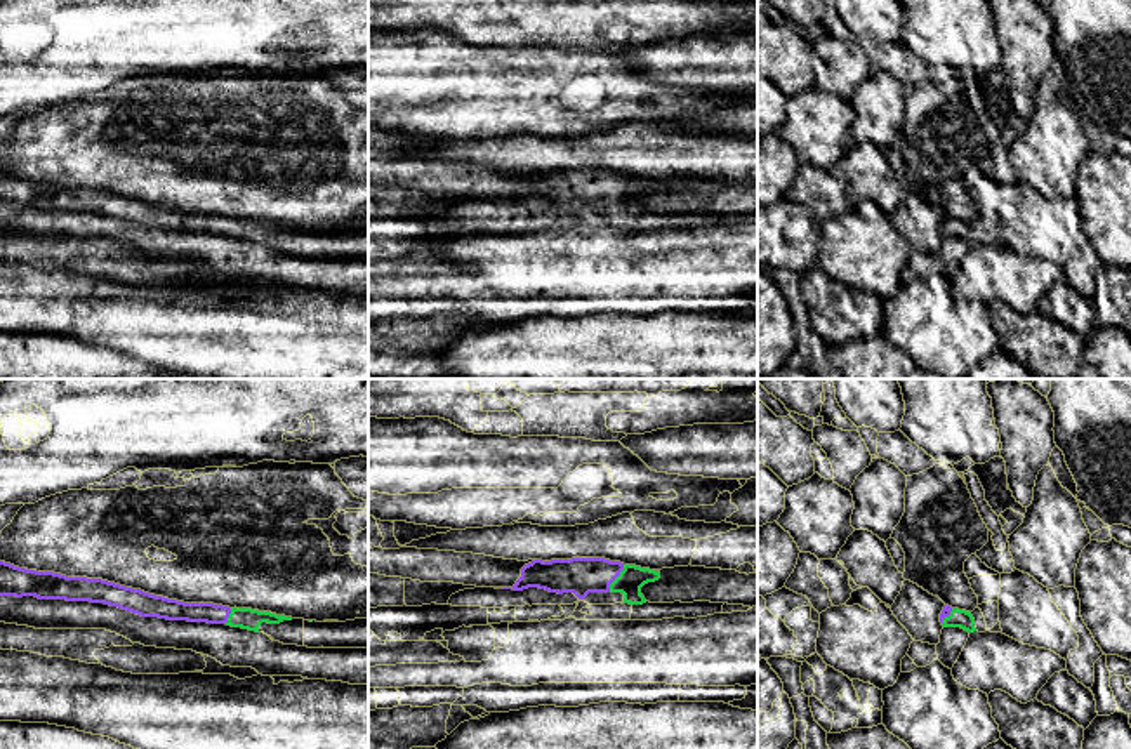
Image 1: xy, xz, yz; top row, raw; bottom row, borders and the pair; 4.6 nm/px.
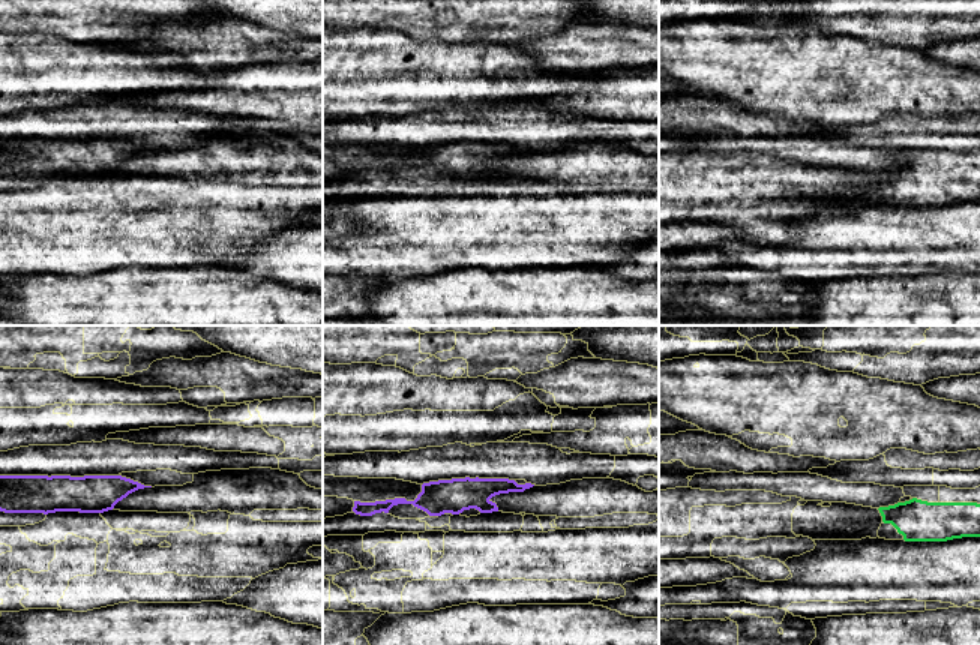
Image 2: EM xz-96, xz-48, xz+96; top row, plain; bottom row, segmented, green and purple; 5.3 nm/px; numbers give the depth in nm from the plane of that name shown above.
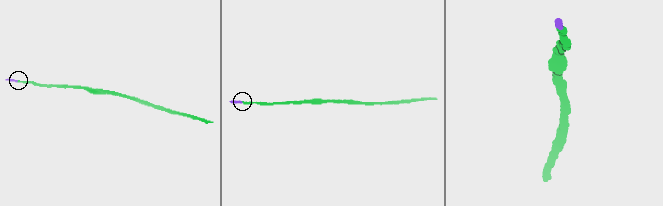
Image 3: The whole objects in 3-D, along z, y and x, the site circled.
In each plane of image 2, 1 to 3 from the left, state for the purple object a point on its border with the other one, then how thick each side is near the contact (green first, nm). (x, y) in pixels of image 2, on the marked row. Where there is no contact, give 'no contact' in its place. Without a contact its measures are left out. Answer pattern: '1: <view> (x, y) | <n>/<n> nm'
1: no contact
2: no contact
3: no contact

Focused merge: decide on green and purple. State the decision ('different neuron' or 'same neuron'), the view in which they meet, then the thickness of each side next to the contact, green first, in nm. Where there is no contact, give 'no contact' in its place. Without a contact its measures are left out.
same neuron | xz | 120/180 nm

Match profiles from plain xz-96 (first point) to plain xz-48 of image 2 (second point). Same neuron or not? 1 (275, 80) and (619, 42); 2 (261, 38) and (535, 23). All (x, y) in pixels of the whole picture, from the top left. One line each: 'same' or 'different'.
1: different
2: different

